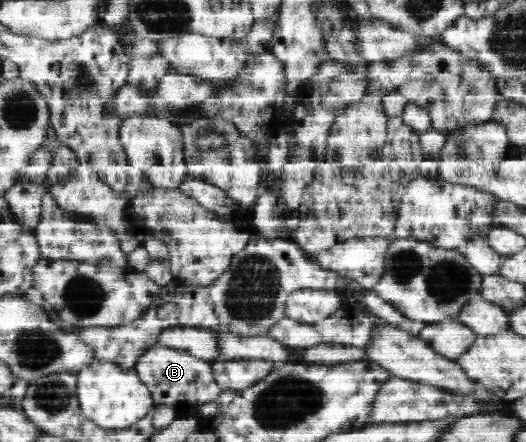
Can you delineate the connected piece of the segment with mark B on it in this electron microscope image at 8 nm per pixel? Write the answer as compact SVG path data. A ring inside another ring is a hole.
M155 345L136 363L135 368L140 379L147 384L154 403L172 405L181 411L181 414L193 415L193 407L217 399L217 395L223 391L222 385L216 382L212 362L199 359L184 350L167 349Z

